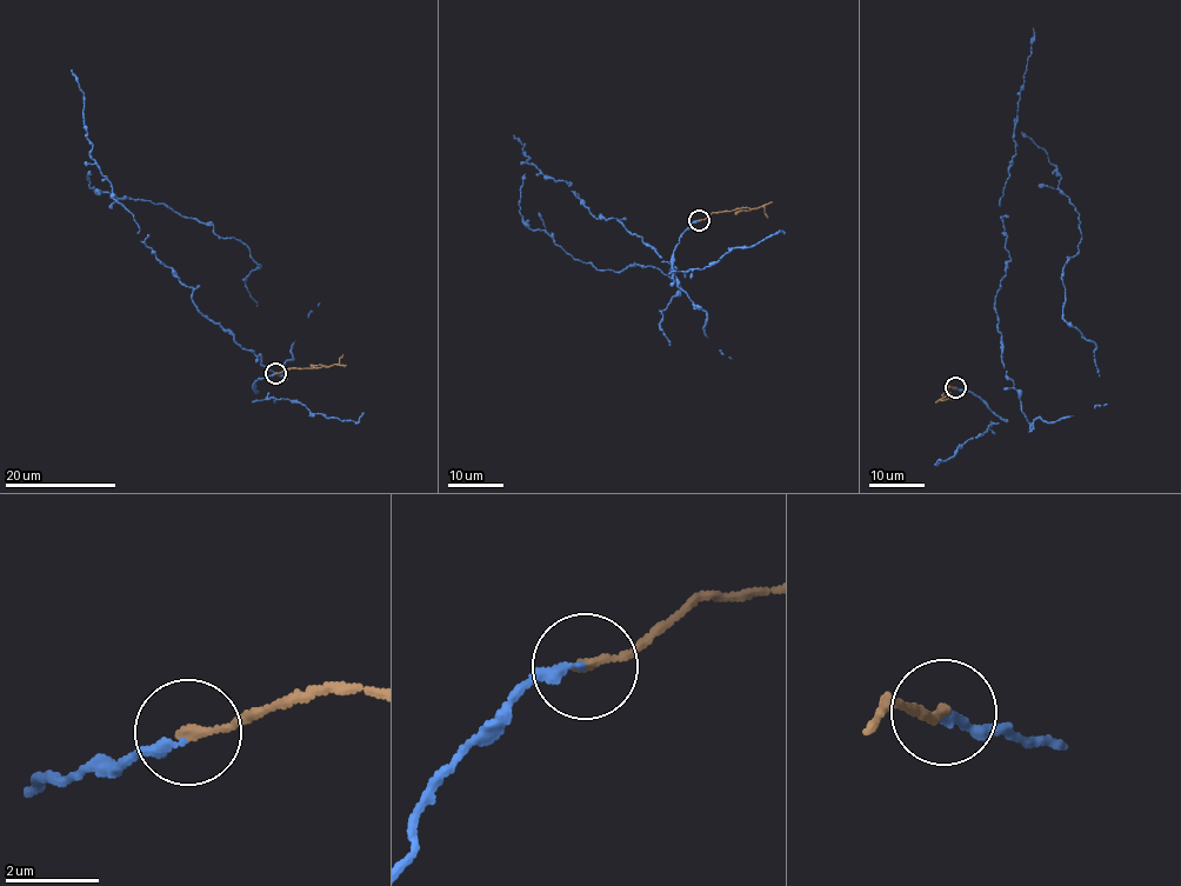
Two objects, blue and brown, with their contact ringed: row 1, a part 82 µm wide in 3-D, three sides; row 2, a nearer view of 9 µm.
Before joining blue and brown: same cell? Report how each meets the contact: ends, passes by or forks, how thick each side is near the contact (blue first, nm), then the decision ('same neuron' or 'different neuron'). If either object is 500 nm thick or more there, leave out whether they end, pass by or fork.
blue ends there; brown ends there; 200 nm thick on the blue side, 180 nm on the other; same neuron

